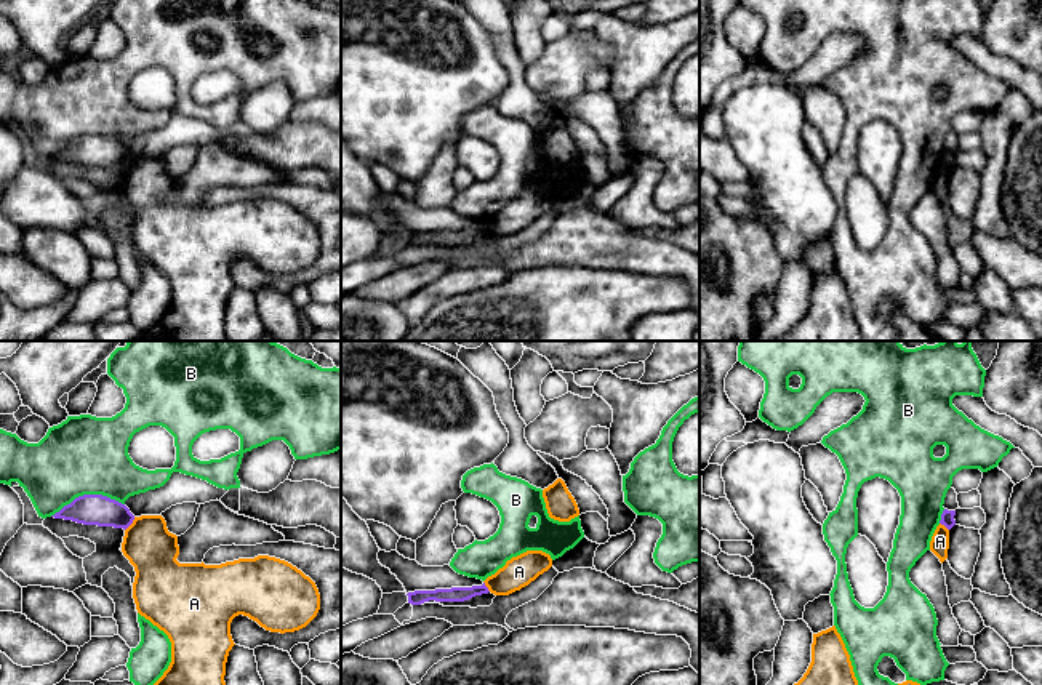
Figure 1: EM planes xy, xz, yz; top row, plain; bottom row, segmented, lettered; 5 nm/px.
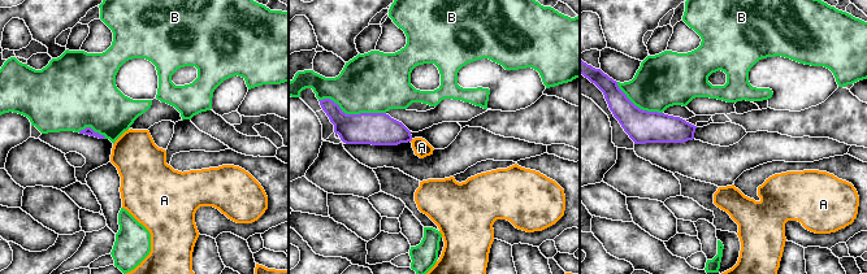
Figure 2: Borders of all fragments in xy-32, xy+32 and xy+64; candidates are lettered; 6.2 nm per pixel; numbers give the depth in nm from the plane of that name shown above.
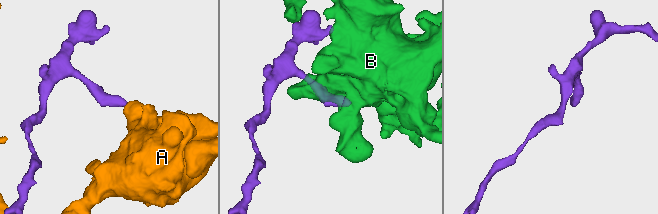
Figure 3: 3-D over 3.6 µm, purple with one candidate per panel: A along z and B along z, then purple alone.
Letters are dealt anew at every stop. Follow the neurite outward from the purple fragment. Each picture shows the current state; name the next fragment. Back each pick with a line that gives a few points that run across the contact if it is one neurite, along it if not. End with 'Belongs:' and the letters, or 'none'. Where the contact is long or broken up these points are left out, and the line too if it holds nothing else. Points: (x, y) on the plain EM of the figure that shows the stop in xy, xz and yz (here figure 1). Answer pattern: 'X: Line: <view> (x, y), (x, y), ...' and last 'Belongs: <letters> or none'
Belongs: none

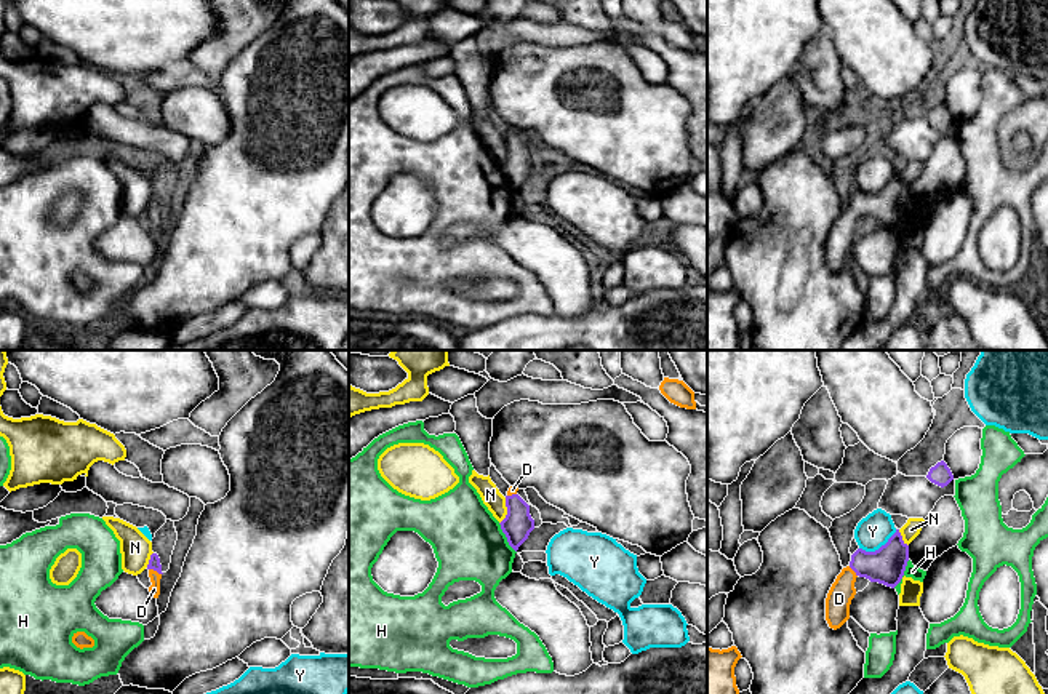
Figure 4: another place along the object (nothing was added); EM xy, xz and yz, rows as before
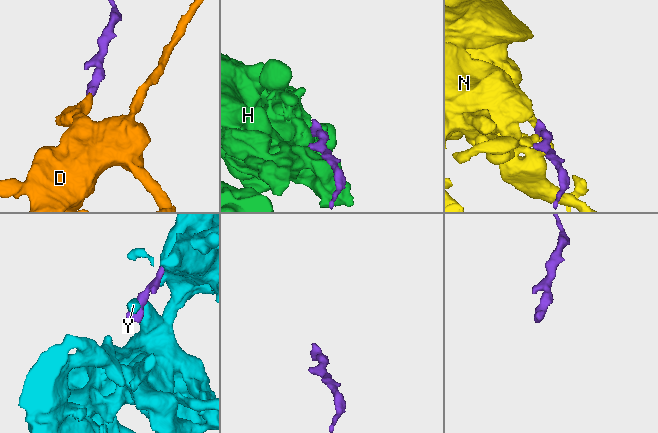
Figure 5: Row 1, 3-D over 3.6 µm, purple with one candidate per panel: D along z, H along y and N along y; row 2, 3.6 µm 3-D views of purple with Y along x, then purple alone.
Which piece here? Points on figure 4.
D: Line: xy (154, 205), (156, 211), (154, 231)
Belongs: D

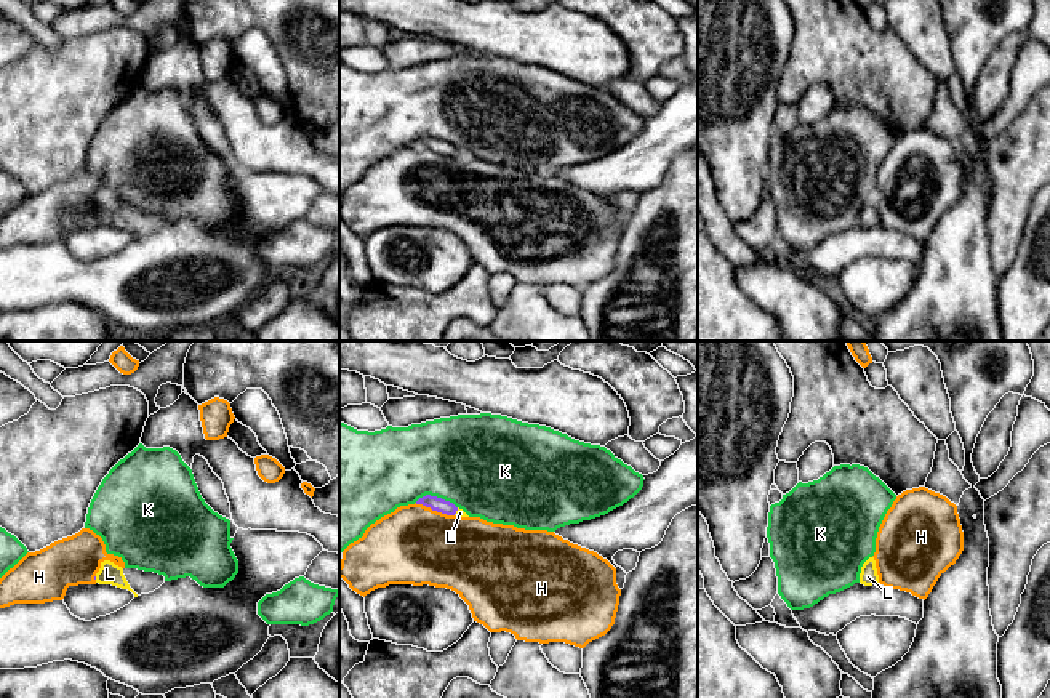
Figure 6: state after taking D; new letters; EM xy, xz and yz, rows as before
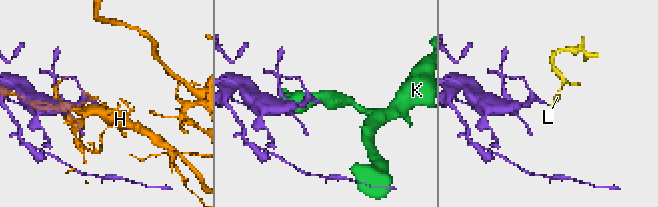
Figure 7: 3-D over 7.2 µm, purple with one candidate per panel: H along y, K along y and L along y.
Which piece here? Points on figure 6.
L: Line: xz (439, 146), (456, 151), (460, 154)
Belongs: L

